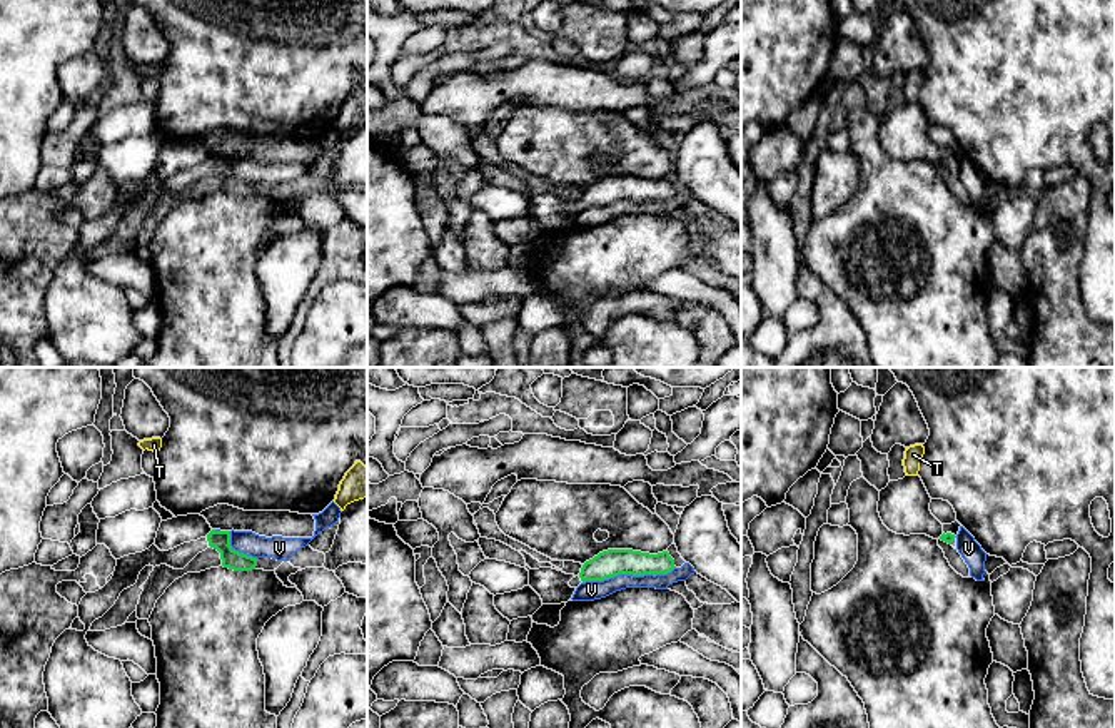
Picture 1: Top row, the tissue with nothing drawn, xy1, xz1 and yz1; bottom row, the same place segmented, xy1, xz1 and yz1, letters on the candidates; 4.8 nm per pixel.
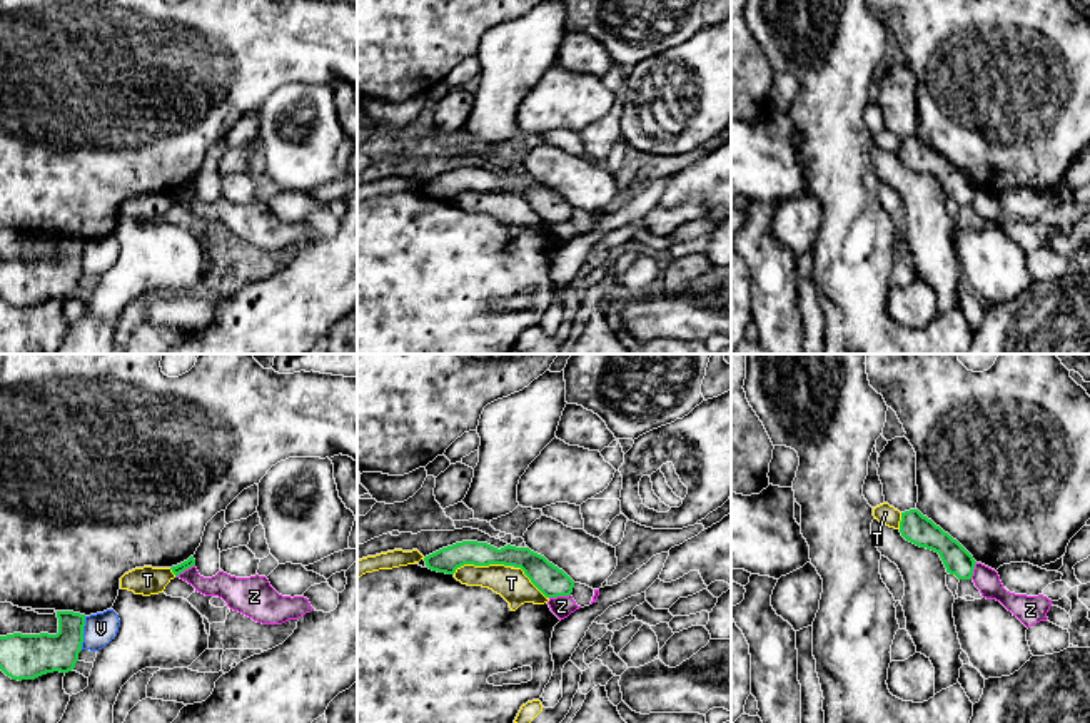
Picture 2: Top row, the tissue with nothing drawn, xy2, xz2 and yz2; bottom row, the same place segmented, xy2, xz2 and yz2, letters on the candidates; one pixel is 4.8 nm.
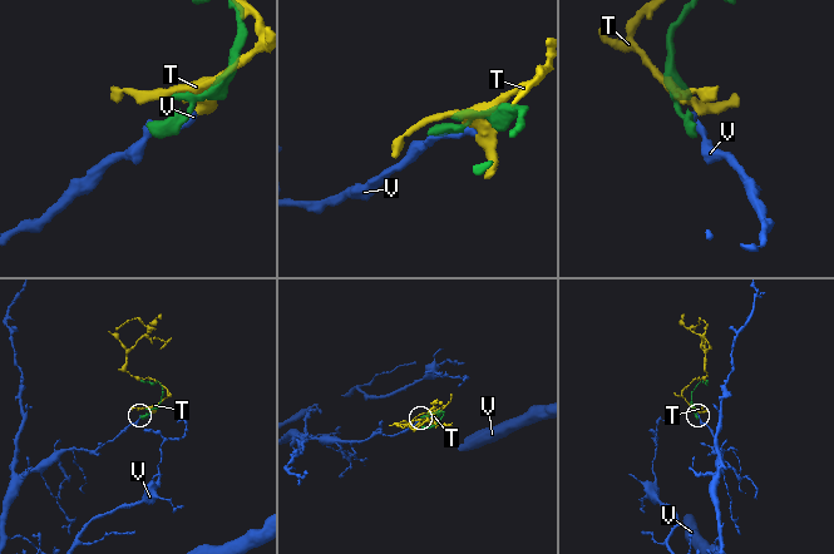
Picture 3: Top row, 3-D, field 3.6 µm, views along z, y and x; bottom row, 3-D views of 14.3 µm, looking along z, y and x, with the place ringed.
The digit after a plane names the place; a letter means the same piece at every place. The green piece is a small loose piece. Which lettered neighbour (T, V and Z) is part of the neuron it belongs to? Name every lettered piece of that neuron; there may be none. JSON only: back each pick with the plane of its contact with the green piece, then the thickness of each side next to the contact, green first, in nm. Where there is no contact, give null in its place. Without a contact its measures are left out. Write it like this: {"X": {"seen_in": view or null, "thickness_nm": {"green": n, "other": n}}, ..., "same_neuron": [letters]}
{"same_neuron": []}

